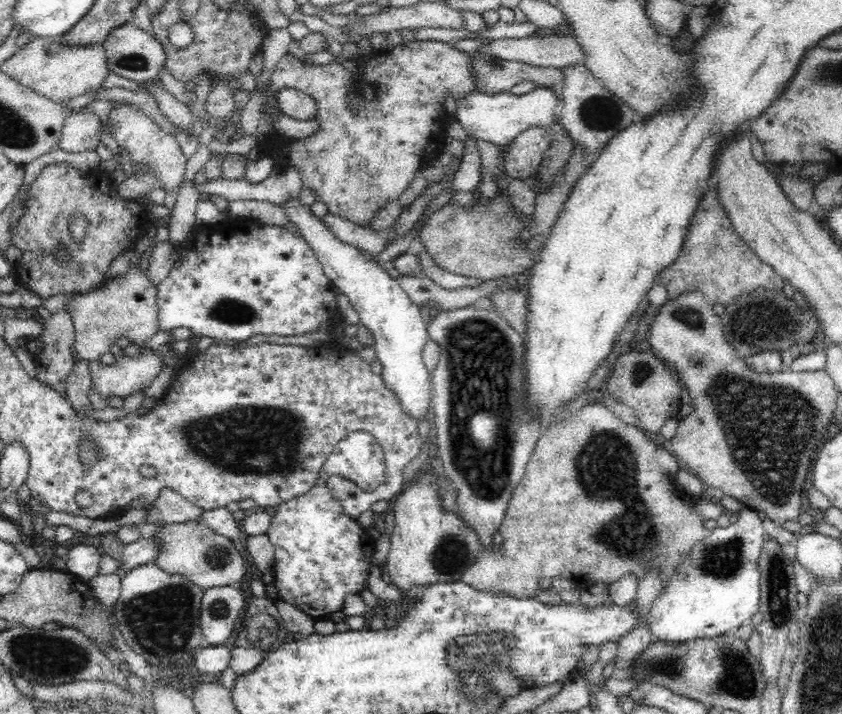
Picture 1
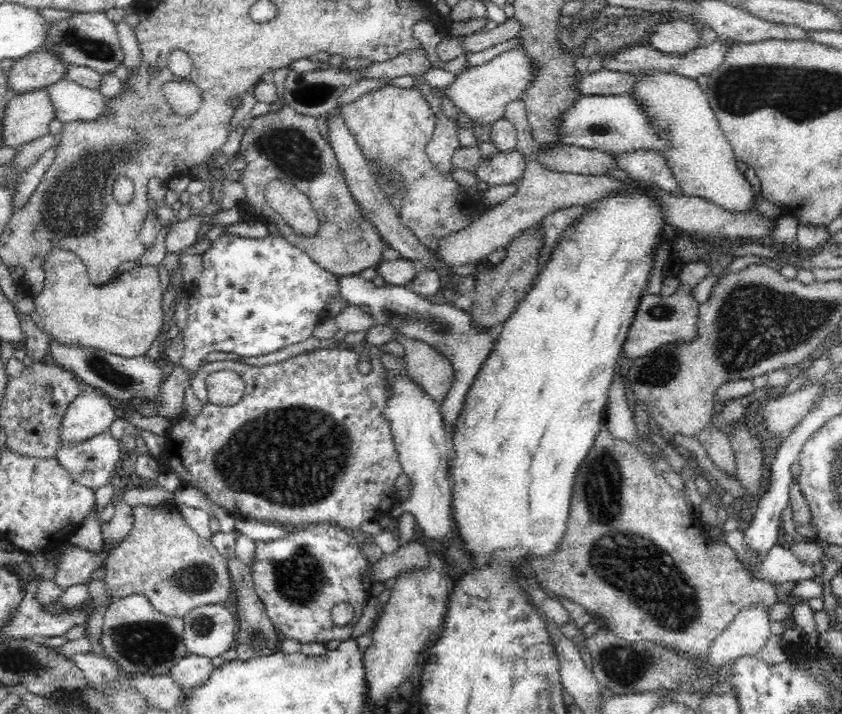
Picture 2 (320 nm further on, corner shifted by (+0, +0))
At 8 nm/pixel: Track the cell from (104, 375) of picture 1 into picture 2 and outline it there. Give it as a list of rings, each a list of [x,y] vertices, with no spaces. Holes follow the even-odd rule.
[[[83,386],[60,423],[58,448],[71,447],[98,436],[118,418],[117,411],[117,405],[110,397],[90,386]]]

